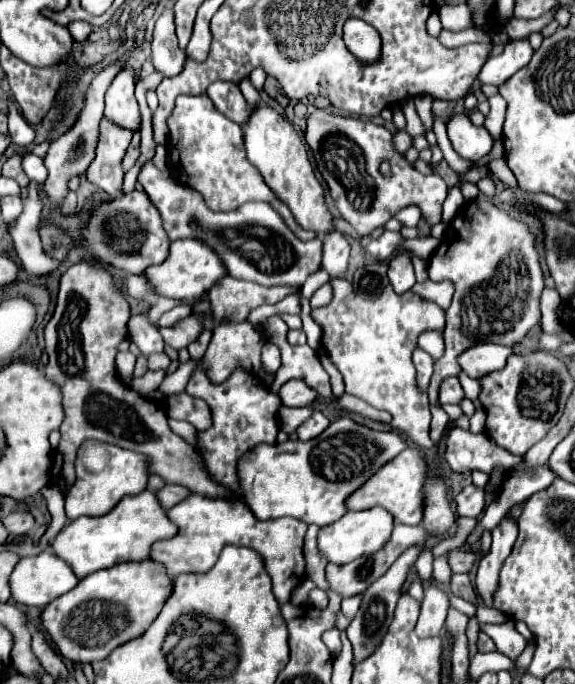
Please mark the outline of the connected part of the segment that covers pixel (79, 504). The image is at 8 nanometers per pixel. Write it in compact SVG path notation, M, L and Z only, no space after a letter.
M84 442L76 458L76 482L64 498L68 520L72 522L80 516L104 516L122 500L122 496L134 496L146 490L146 466L146 458L132 454L130 450L120 450L118 446L102 442Z

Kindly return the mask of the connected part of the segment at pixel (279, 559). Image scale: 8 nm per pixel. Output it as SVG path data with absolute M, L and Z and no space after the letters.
M192 494L188 502L180 502L180 506L174 506L168 510L168 516L178 524L180 532L170 540L160 540L156 546L152 546L152 560L166 566L168 574L172 578L180 574L204 574L208 572L222 548L226 544L234 546L248 546L260 552L266 560L266 570L272 576L274 584L274 596L280 604L290 602L292 590L304 580L304 534L308 524L292 520L292 518L280 518L280 520L256 520L252 510L244 504L240 496L236 498L208 498L202 494Z

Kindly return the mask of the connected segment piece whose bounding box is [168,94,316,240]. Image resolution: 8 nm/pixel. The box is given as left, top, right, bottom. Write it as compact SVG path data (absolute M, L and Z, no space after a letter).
M208 94L198 96L180 96L176 100L176 110L172 112L172 118L168 118L170 126L170 172L174 180L198 190L204 196L204 202L214 212L228 212L240 208L244 202L250 200L262 200L268 202L290 226L290 230L300 240L312 240L316 238L314 230L302 228L288 206L280 202L280 198L266 186L262 174L248 162L246 150L244 150L244 138L242 128L226 118Z

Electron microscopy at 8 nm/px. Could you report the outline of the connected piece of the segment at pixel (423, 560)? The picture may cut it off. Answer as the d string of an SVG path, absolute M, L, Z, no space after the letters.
M424 552L420 554L420 578L426 580L432 576L432 552Z

